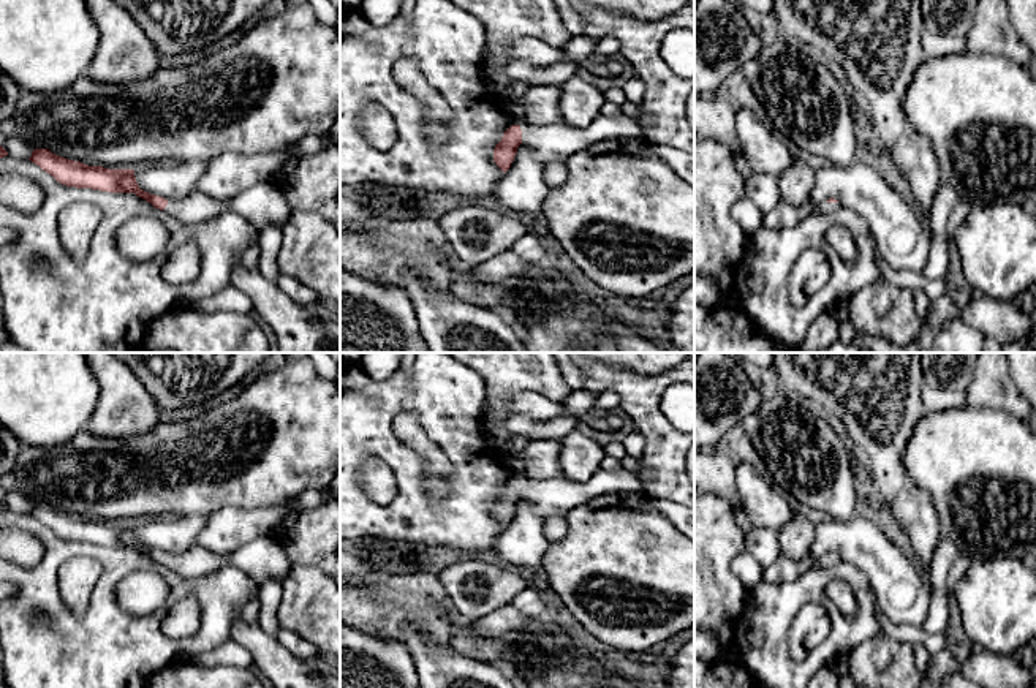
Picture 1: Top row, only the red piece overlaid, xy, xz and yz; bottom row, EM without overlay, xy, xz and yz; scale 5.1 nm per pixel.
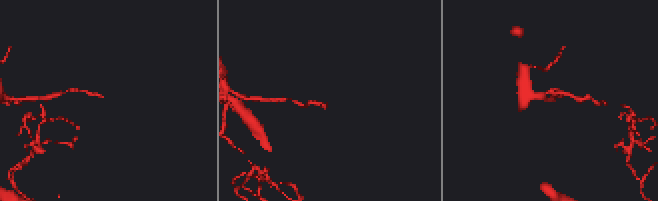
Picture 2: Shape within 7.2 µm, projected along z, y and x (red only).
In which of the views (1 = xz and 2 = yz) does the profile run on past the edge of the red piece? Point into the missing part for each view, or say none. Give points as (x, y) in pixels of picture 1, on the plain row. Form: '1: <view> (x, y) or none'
1: xz (549, 497)
2: yz (828, 562)

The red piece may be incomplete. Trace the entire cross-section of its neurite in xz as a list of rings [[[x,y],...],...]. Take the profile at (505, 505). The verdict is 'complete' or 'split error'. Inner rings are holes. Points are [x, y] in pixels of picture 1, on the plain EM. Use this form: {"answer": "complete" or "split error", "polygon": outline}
{"answer": "split error", "polygon": [[[625,467],[614,471],[599,470],[587,482],[573,482],[565,478],[512,479],[495,500],[493,516],[506,527],[514,516],[517,501],[525,498],[533,503],[541,519],[547,520],[606,493],[634,495],[645,505],[656,508],[683,536],[694,541],[694,508],[650,495],[639,476]]]}

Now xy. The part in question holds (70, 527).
{"answer": "split error", "polygon": [[[35,503],[28,514],[51,528],[62,539],[109,547],[134,547],[150,557],[155,563],[166,565],[188,579],[196,579],[223,566],[234,566],[244,571],[256,584],[264,584],[272,579],[283,585],[283,580],[293,566],[283,546],[269,536],[244,544],[229,555],[218,555],[199,546],[191,546],[185,552],[168,555],[141,544],[133,524],[89,520],[81,516],[59,511],[47,503]]]}

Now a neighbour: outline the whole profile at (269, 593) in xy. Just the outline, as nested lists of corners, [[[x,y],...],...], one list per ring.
[[[275,580],[258,584],[259,614],[256,625],[272,637],[277,637],[282,629],[277,611],[282,601],[283,587]]]

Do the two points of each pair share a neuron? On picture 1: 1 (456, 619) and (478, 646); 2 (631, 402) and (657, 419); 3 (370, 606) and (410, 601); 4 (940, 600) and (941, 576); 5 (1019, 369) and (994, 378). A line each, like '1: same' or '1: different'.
1: same
2: same
3: same
4: same
5: different

